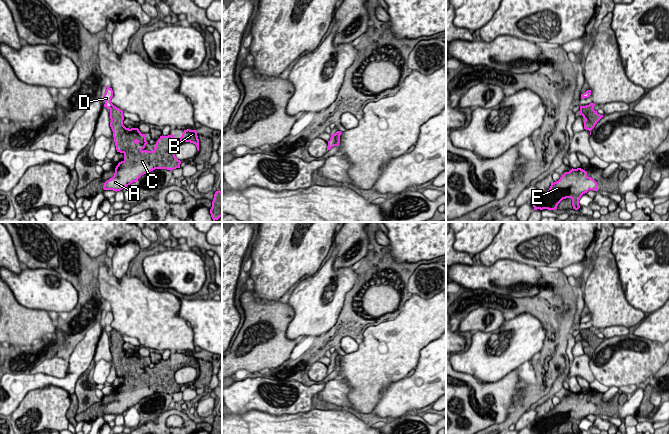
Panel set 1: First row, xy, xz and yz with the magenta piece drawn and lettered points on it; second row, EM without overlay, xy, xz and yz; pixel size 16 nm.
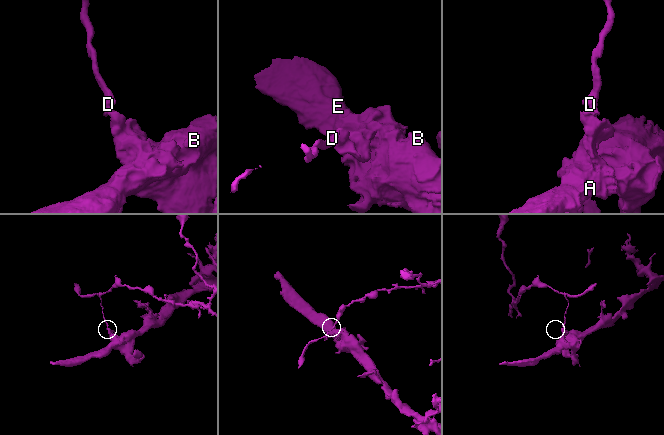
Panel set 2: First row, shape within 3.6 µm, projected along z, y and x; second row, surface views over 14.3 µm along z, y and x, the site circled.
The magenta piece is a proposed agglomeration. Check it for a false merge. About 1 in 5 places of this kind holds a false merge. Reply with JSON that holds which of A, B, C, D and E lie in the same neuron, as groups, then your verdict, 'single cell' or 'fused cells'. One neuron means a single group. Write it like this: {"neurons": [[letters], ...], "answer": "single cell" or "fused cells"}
{"neurons": [["A", "B", "C", "E"], ["D"]], "answer": "fused cells"}

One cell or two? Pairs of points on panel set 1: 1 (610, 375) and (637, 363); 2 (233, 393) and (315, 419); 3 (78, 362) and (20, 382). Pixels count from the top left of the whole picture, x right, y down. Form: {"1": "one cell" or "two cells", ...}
{"1": "one cell", "2": "two cells", "3": "one cell"}

